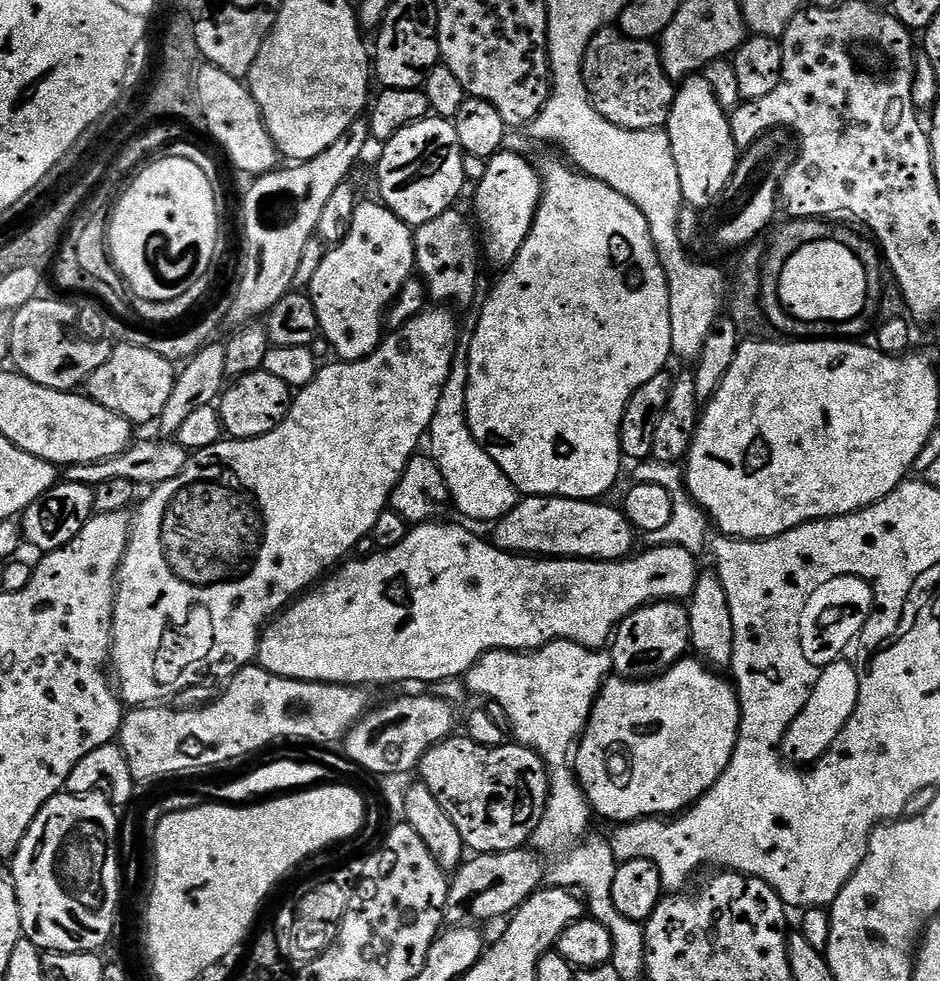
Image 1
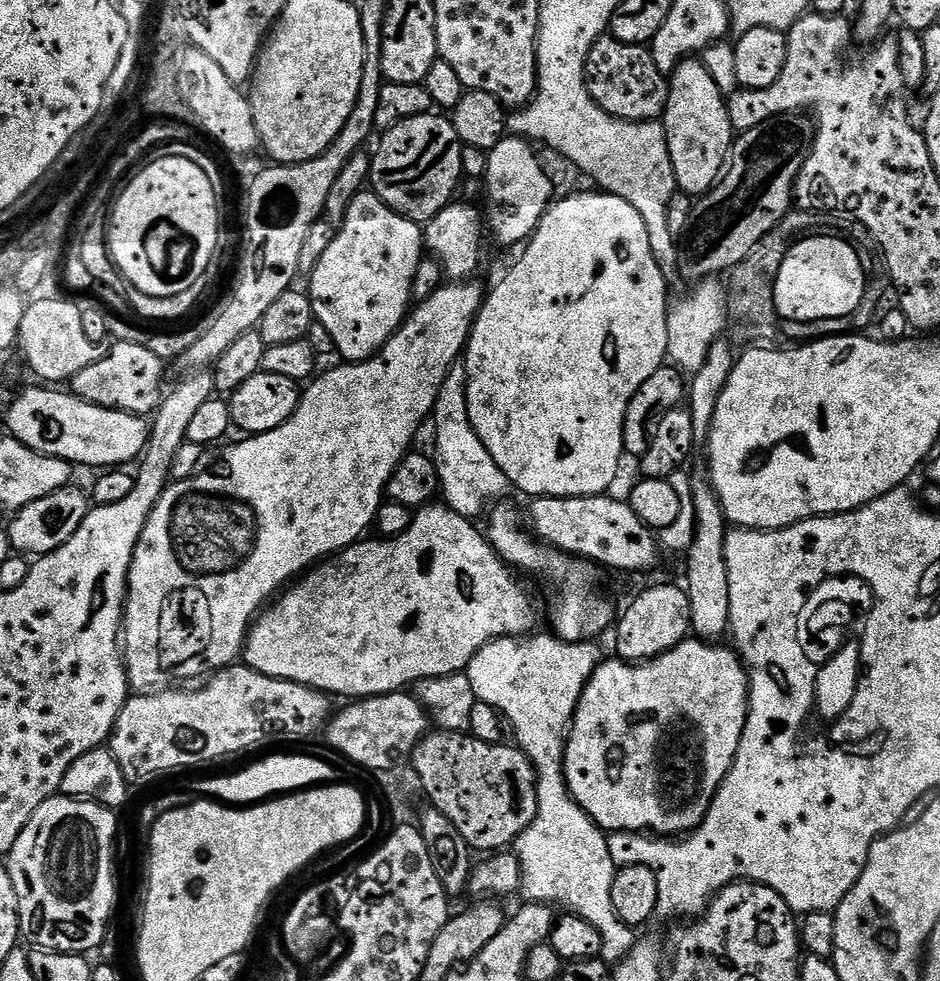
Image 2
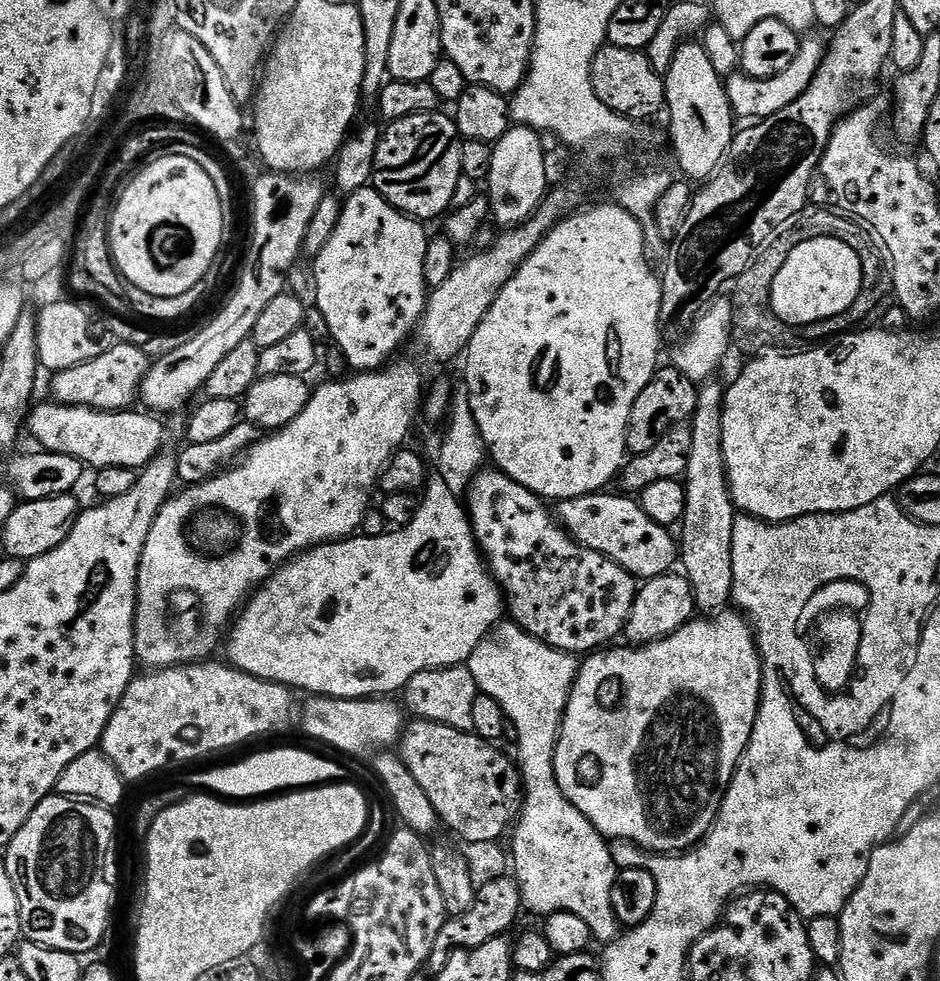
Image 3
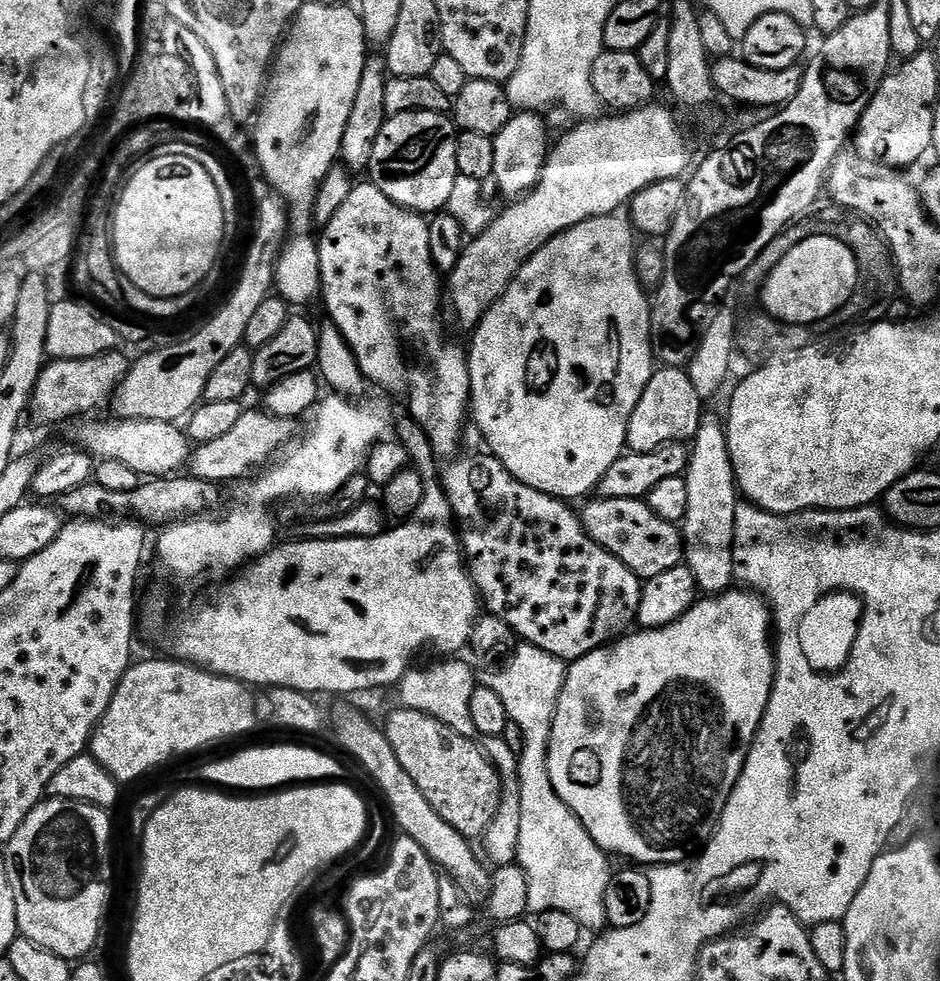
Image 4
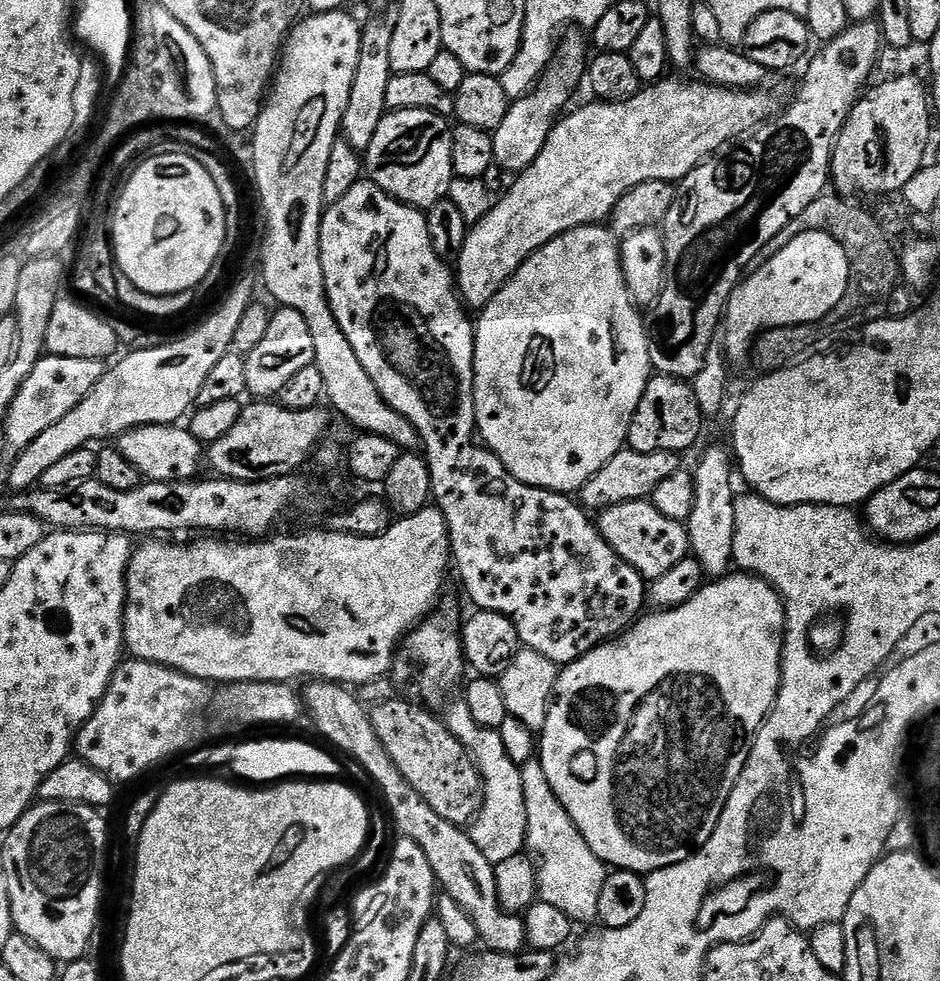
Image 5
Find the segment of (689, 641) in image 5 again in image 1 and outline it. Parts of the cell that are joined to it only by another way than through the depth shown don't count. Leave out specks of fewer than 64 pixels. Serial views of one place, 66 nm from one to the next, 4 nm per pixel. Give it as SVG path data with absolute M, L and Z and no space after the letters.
M685 658L677 662L674 667L667 668L661 676L653 676L651 680L609 678L604 681L600 692L596 695L588 725L584 728L584 735L574 749L574 771L597 817L605 816L606 819L613 820L611 823L616 826L645 818L671 818L687 812L710 791L714 782L718 782L718 778L726 770L734 754L736 739L740 733L740 697L735 687L729 681L727 684L720 676L723 675L719 671L705 666L699 659Z

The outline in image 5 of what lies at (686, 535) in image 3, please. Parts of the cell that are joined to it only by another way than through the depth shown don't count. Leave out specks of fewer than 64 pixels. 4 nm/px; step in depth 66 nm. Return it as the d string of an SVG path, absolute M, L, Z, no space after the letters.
M727 447L706 449L694 467L694 510L686 521L688 547L708 578L725 575L734 564L734 504L738 492L732 489L732 472L734 476L734 460Z

